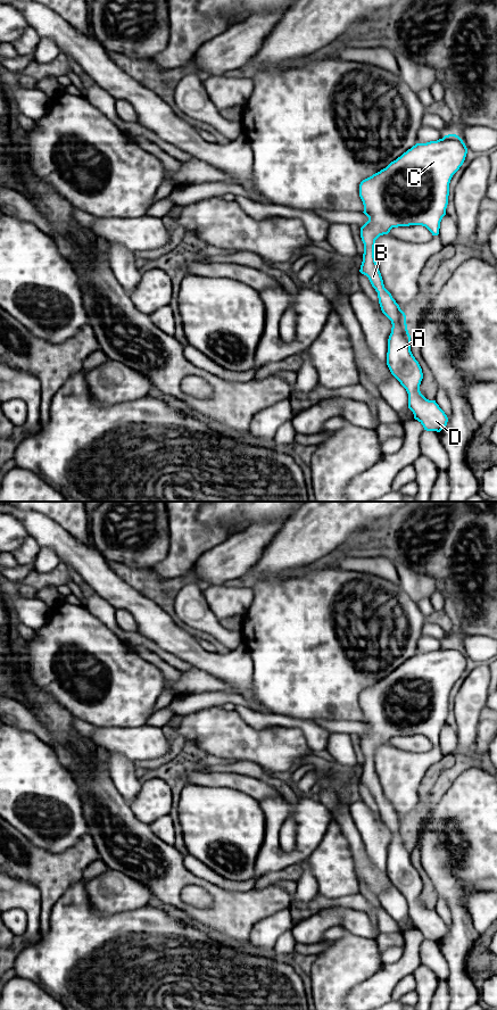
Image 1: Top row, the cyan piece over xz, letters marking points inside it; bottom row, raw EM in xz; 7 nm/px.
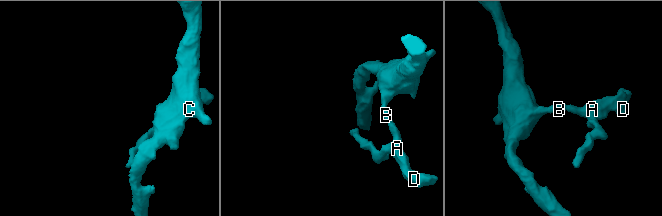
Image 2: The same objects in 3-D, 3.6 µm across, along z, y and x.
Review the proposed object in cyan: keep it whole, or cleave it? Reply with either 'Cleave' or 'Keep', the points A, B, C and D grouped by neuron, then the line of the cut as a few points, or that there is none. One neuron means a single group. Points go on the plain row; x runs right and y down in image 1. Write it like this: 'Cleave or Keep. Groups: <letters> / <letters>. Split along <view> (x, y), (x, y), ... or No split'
Keep. Groups: A B C D. No split

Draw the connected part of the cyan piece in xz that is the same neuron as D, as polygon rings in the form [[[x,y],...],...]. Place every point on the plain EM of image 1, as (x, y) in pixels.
[[[456,644],[445,645],[437,651],[416,653],[386,678],[363,689],[359,694],[359,706],[364,714],[364,723],[368,730],[361,737],[364,753],[363,771],[359,781],[366,785],[378,802],[382,822],[391,830],[392,837],[388,848],[387,875],[391,884],[408,903],[408,918],[426,941],[440,942],[448,932],[445,921],[436,910],[426,909],[420,901],[423,888],[422,878],[411,861],[411,845],[407,839],[406,825],[384,797],[381,783],[374,767],[375,750],[388,744],[392,737],[422,735],[432,745],[439,744],[440,731],[446,725],[449,693],[453,685],[463,674],[467,657]]]

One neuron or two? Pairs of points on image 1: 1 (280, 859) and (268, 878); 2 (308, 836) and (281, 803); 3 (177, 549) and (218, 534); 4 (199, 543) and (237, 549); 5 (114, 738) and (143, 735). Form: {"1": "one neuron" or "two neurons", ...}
{"1": "two neurons", "2": "one neuron", "3": "one neuron", "4": "two neurons", "5": "one neuron"}

